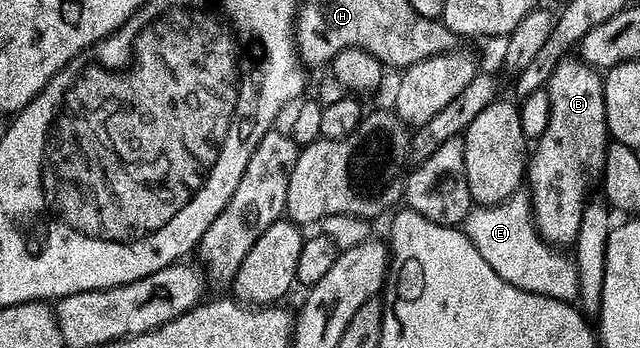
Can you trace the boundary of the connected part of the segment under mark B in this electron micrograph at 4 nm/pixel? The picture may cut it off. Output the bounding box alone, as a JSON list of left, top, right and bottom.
[525,56,609,248]

